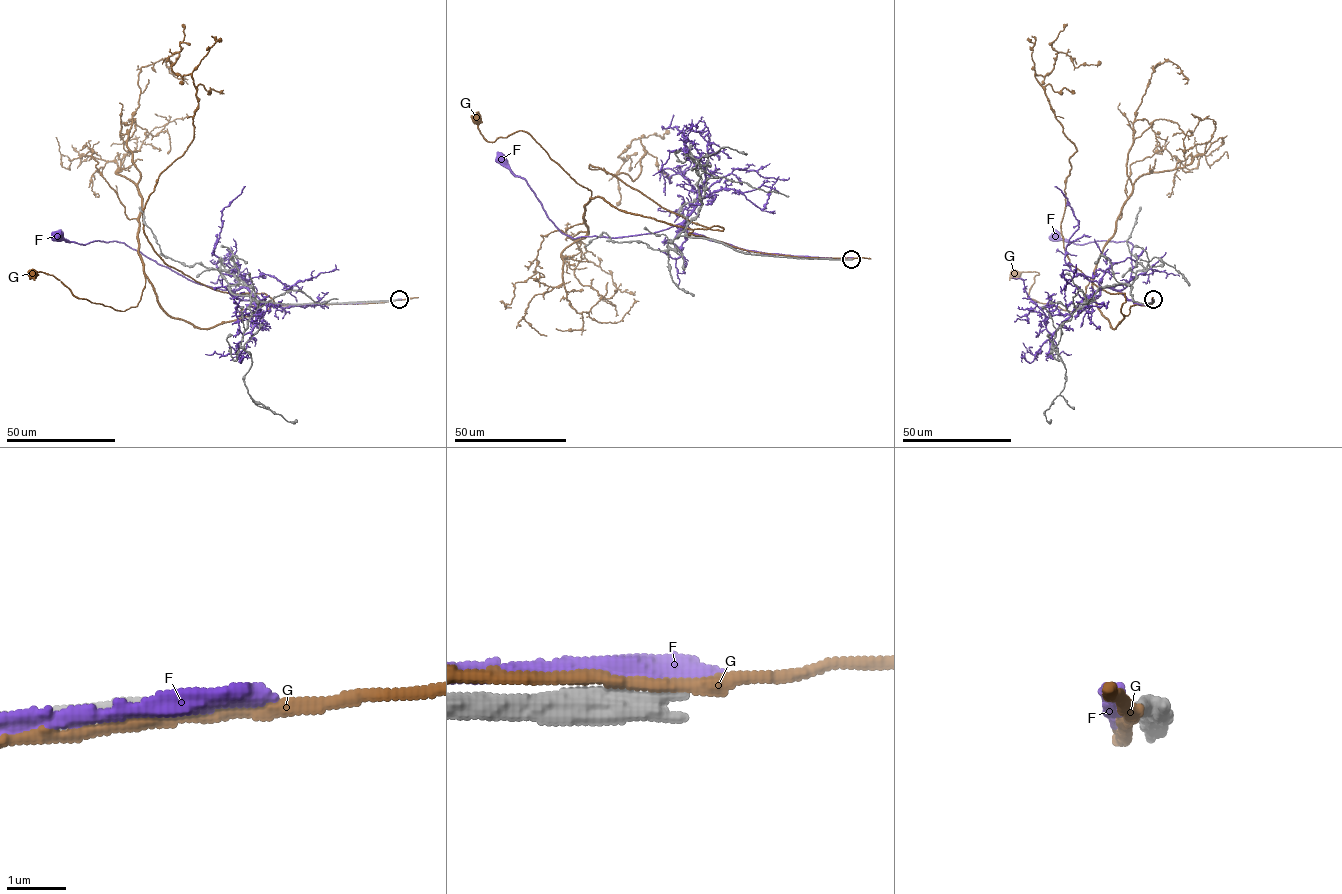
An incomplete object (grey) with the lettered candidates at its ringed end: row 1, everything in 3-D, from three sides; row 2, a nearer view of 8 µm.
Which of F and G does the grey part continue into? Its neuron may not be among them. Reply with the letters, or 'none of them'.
none of them

